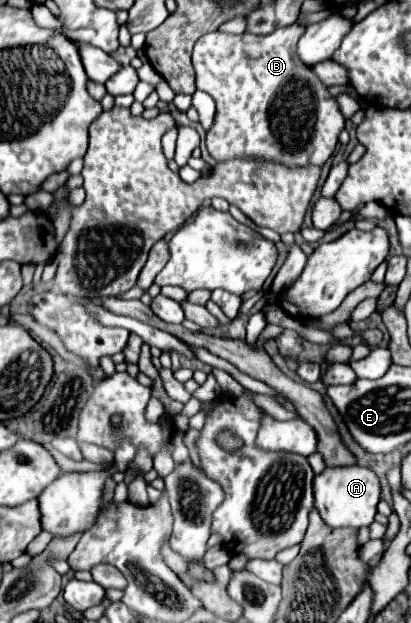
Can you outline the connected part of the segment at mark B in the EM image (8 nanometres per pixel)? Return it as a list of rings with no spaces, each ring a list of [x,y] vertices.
[[[303,26],[279,28],[267,36],[255,34],[223,34],[211,32],[197,40],[193,50],[193,66],[197,72],[197,88],[207,92],[215,104],[217,114],[211,130],[207,132],[207,150],[217,162],[251,158],[283,164],[287,168],[323,166],[335,152],[339,132],[345,128],[345,116],[339,112],[335,98],[327,92],[327,86],[315,78],[309,66],[297,58],[297,40],[305,32]]]

